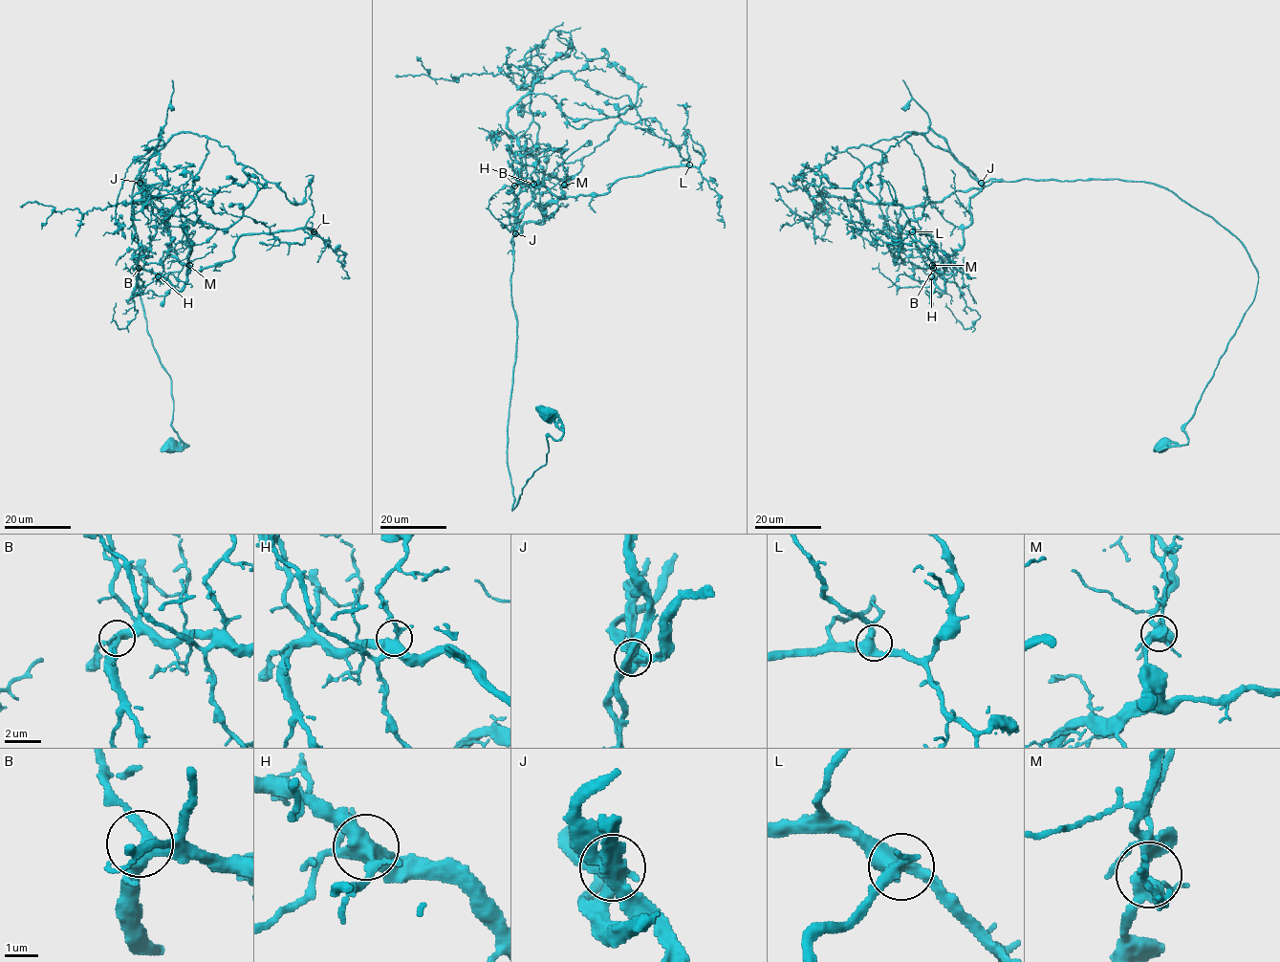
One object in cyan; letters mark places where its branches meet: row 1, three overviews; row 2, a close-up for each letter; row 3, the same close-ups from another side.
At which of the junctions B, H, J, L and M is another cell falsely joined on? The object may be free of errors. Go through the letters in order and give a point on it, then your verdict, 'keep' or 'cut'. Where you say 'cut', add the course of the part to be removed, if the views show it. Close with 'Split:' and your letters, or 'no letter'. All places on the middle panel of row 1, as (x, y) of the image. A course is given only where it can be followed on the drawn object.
B: (514, 185) | keep
H: (533, 184) | keep
J: (515, 233) | cut | (515, 233), (537, 179), (530, 110), (541, 72), (532, 84), (516, 73), (395, 76)
L: (689, 164) | keep
M: (564, 185) | keep
Split: J

